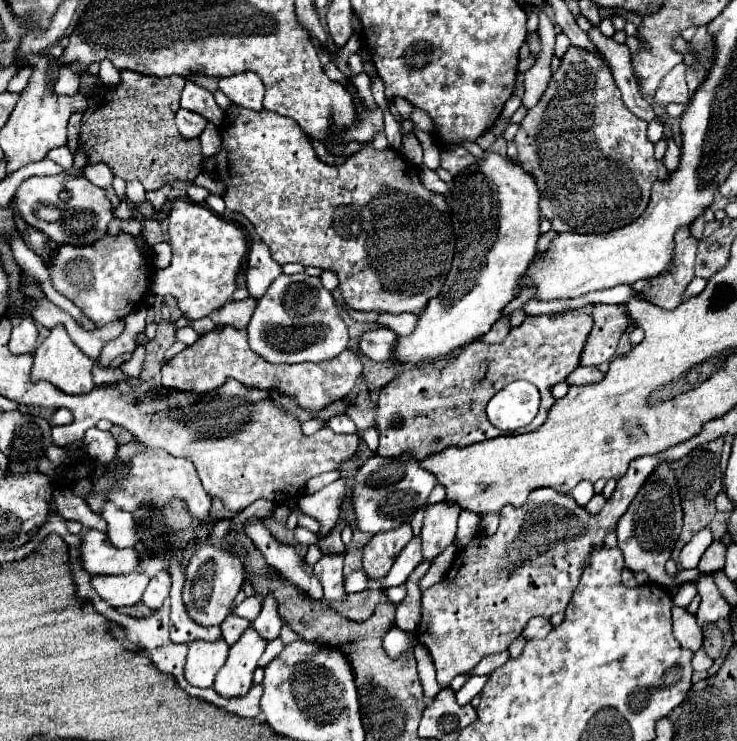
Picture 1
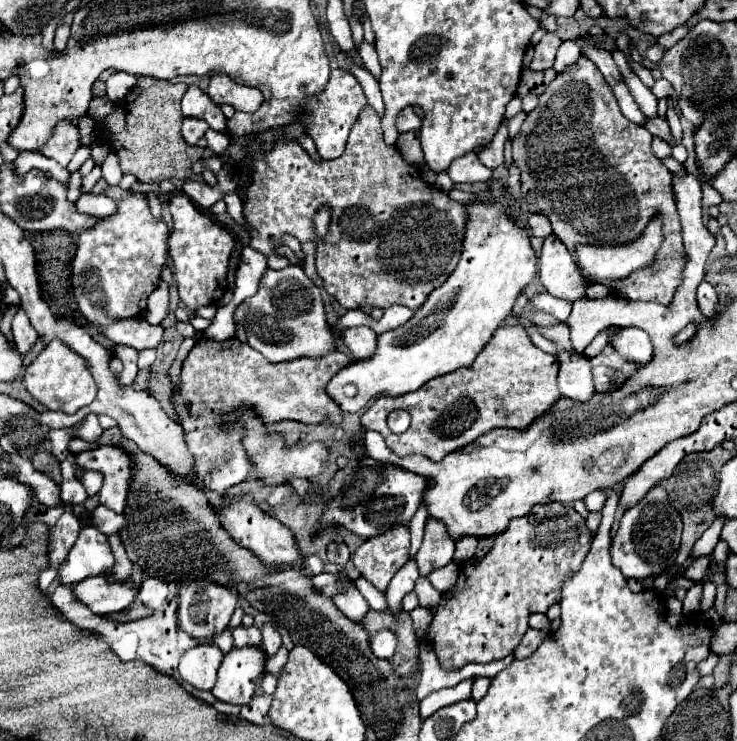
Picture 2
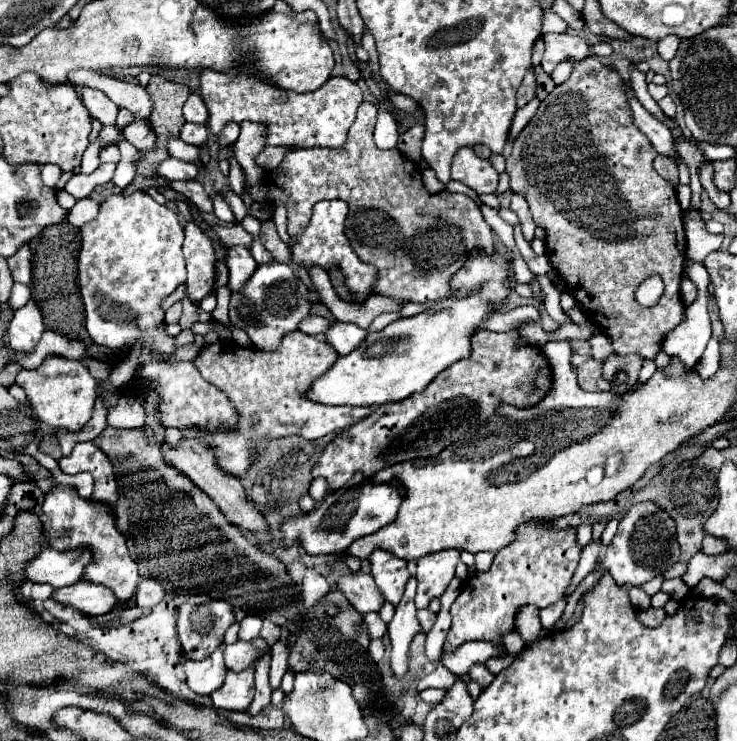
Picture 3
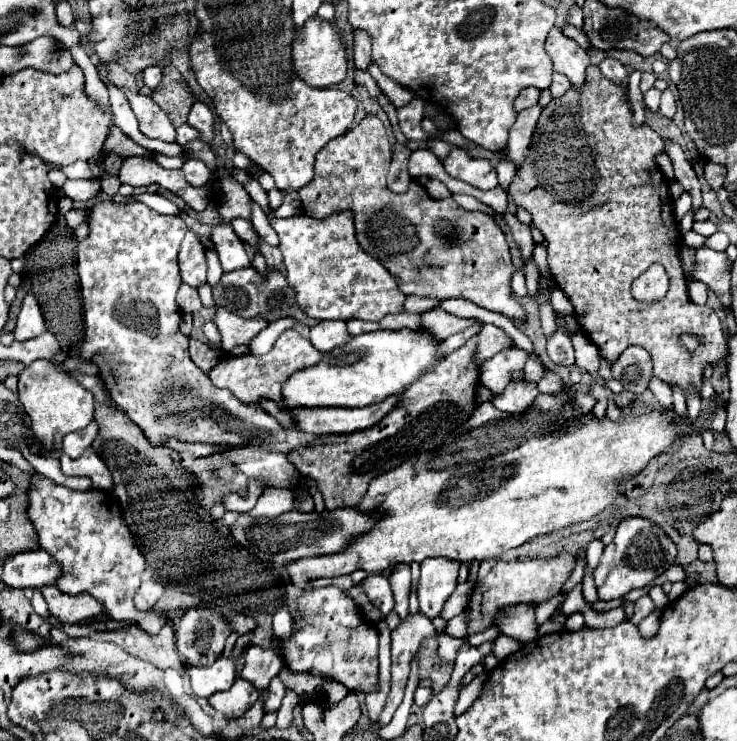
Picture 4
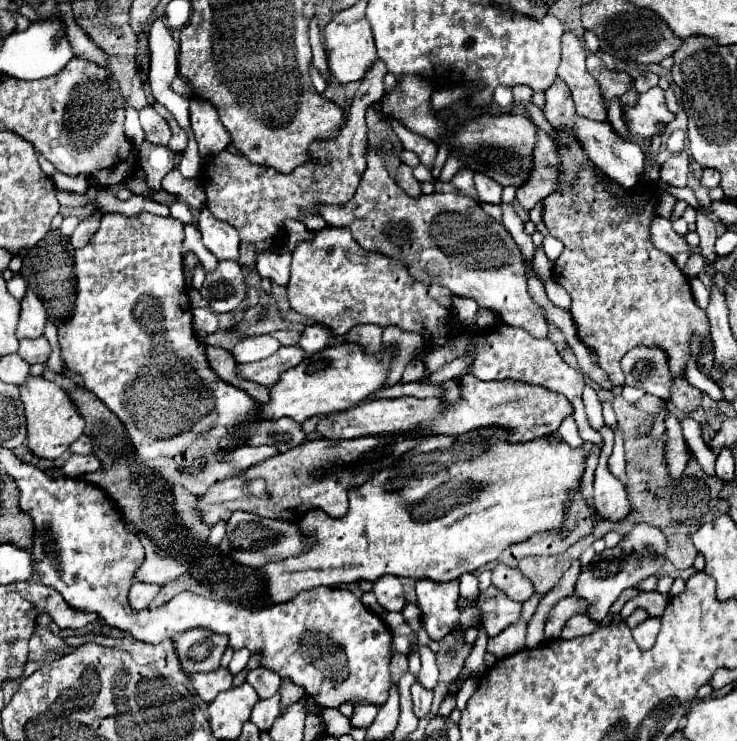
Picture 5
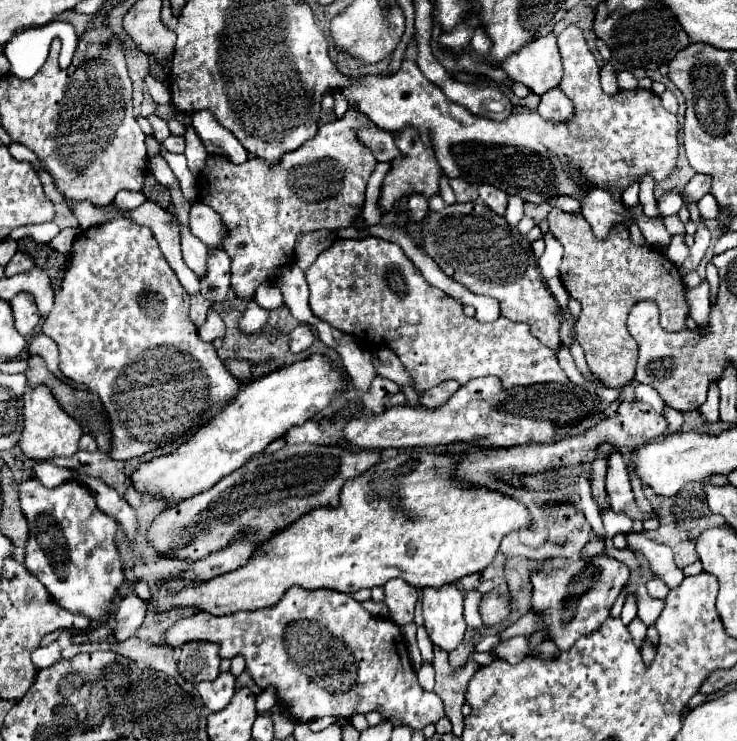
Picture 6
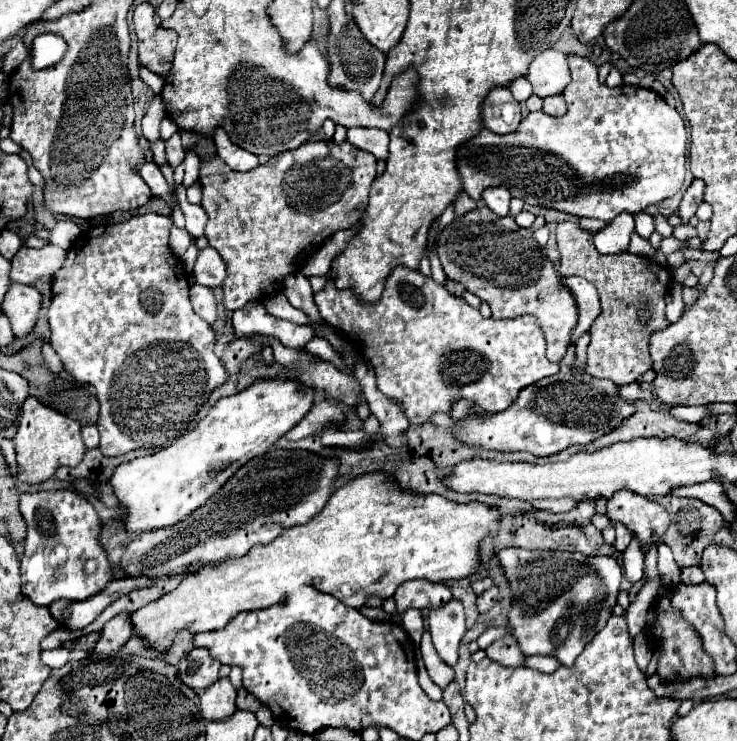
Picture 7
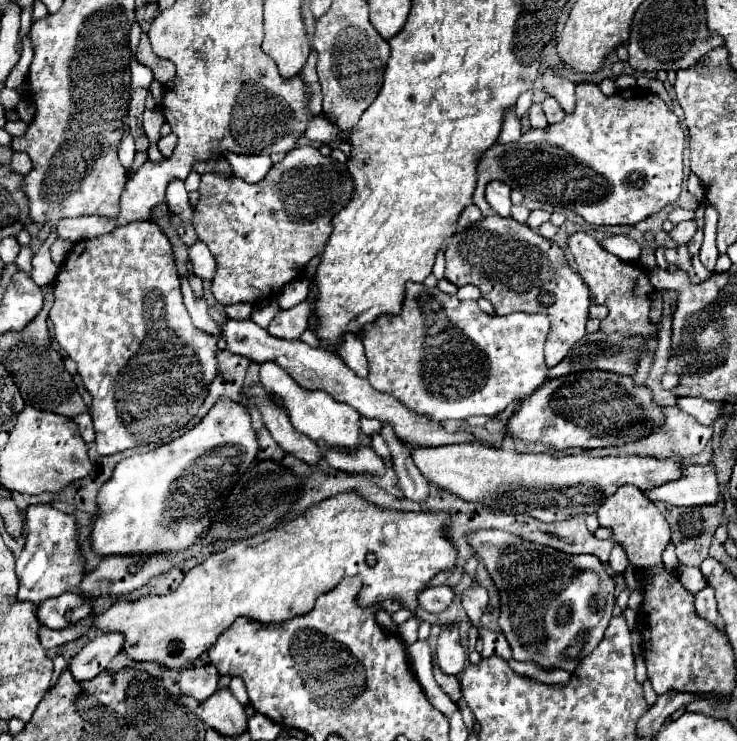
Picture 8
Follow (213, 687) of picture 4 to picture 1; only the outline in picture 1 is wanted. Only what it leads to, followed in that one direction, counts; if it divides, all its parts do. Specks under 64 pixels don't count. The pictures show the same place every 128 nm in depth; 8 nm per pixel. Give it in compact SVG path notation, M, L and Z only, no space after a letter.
M224 640L218 642L194 642L188 644L188 660L184 666L184 678L198 688L210 688L214 684L214 676L224 666L228 656L228 644Z

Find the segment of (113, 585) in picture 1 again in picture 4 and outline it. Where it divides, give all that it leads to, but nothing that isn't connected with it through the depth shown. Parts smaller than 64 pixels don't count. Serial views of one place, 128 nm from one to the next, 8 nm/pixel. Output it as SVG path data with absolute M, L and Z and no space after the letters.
M44 586L42 594L50 606L52 616L60 624L80 624L88 618L94 618L102 614L102 604L94 600L92 596L80 594L80 596L66 596L64 592L58 592L56 586Z

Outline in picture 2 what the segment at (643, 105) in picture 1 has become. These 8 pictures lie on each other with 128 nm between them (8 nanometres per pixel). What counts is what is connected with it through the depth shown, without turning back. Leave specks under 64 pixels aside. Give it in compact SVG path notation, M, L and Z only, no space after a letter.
M652 118L652 120L648 120L648 122L646 122L646 128L648 128L654 136L658 136L658 138L662 138L664 142L668 142L670 146L674 146L672 132L670 132L670 128L668 128L668 124L666 124L664 118Z

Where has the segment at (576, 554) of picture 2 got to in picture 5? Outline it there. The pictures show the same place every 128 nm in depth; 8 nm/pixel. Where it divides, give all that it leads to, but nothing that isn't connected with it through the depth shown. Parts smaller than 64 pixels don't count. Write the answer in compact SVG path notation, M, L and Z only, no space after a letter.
M498 564L492 570L492 584L502 588L512 600L518 600L518 602L526 602L534 592L530 580L526 580L516 568L510 568L504 564Z

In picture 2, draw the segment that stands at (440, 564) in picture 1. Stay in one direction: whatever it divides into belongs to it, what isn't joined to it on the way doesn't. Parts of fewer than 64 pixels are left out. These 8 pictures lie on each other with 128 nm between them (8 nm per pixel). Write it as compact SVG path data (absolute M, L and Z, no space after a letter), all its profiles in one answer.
M420 578L418 582L416 582L416 594L418 594L418 598L420 598L420 604L424 606L424 608L436 608L438 606L438 600L440 600L440 592L428 582L428 578Z

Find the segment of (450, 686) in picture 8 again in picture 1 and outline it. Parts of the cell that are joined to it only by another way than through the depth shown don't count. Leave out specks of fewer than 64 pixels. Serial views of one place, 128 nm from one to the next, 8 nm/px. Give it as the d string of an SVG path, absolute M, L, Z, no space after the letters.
M402 524L394 532L382 532L372 536L368 546L364 546L362 552L362 570L370 578L384 578L386 572L390 572L394 560L398 558L398 552L414 538L410 524Z

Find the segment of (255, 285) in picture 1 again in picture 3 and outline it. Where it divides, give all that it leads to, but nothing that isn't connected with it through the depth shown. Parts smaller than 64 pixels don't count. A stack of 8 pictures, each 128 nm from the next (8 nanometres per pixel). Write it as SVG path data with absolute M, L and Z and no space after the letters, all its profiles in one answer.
M226 246L226 266L228 266L228 276L230 276L230 290L240 290L248 278L256 270L256 262L250 254L248 248L244 246Z

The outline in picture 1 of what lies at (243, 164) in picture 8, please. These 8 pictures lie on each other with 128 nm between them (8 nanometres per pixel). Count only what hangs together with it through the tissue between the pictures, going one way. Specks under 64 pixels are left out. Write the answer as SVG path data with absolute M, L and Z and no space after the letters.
M186 82L184 86L184 92L182 92L182 102L180 106L184 110L190 110L190 112L198 112L202 114L208 122L212 122L214 126L222 126L224 122L224 112L218 108L218 104L214 102L214 96L204 90L202 86L194 84L194 82Z

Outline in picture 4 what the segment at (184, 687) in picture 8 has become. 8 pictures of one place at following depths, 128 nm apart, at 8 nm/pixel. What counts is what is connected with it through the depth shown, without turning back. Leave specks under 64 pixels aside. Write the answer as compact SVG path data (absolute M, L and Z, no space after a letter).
M190 608L176 624L176 646L182 662L210 666L222 654L230 626L212 608Z

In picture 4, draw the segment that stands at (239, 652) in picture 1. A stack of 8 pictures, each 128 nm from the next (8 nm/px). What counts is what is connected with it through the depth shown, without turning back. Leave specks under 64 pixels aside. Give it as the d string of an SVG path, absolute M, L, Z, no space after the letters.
M238 678L230 690L226 692L216 692L208 698L210 706L220 712L224 718L240 718L244 716L246 710L252 708L252 704L258 700L260 692L256 688L252 688L252 684L244 678Z

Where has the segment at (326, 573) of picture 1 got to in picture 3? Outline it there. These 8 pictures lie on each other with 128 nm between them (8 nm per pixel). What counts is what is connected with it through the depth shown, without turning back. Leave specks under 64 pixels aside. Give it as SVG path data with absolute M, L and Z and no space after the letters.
M368 612L368 614L364 614L364 618L366 618L364 622L368 624L368 632L372 638L384 638L386 636L386 632L388 632L386 622L376 612Z

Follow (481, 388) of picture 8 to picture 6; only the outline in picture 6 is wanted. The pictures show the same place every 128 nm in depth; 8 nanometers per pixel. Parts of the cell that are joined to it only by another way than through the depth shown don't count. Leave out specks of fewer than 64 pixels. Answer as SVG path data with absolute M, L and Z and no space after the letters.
M382 238L336 240L310 266L310 270L306 272L306 280L310 286L312 312L334 328L358 336L362 344L370 344L372 348L384 346L392 350L400 358L404 370L410 374L412 386L418 394L428 392L444 380L456 380L462 386L474 378L490 374L500 378L502 388L568 382L568 376L558 366L556 354L530 334L526 322L514 322L500 316L490 324L482 324L476 318L468 318L464 314L464 304L428 284L422 272L404 256L402 248L394 242Z

